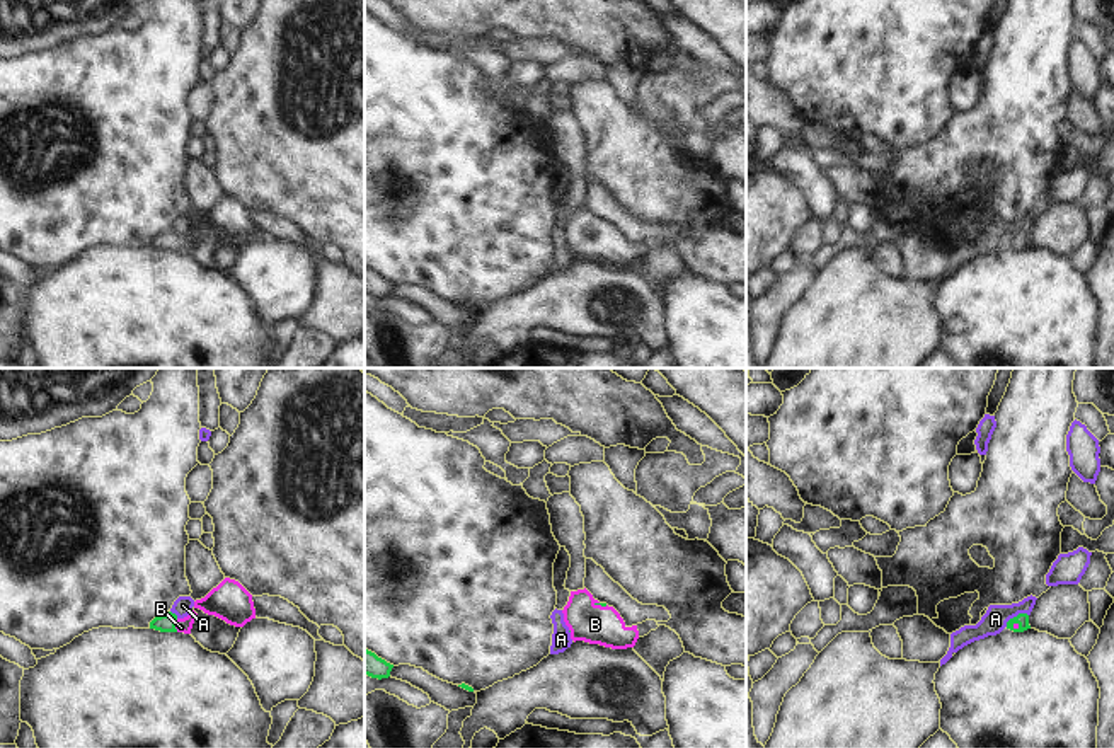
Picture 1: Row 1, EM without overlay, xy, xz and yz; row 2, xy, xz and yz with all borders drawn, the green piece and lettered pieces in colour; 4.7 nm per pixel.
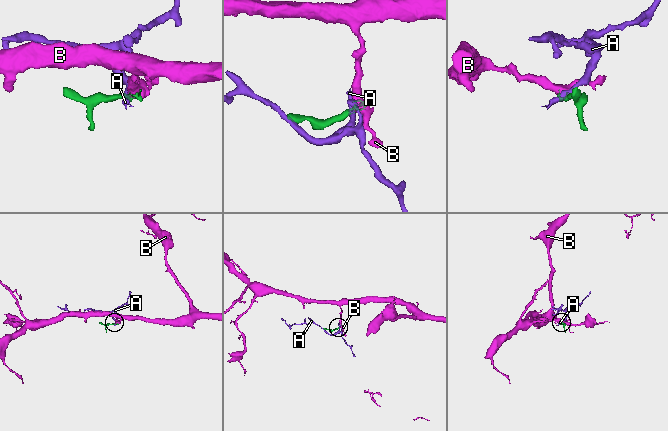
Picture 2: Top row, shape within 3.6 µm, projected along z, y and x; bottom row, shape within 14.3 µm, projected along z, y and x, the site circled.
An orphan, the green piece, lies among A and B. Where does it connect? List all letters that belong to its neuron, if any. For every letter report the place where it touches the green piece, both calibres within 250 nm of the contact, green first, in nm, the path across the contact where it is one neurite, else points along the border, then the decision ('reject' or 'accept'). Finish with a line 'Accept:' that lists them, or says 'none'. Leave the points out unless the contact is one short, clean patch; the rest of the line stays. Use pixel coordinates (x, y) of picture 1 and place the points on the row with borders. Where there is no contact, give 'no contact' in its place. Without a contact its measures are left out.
A: yz (1017, 615) | 60/120 nm | along yz (1027, 614), (1017, 614), (1005, 626) | reject
B: xy (174, 626) | 80/70 nm | across xy (166, 622), (174, 626), (184, 624) | accept
Accept: B

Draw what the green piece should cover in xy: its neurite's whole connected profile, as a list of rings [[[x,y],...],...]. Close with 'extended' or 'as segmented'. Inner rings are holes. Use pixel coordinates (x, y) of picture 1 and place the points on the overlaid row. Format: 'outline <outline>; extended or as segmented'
outline [[[194,610],[184,619],[179,619],[175,613],[167,612],[165,615],[155,617],[150,622],[150,629],[155,629],[155,630],[160,630],[160,632],[191,634],[191,629],[192,629],[196,617],[198,617],[198,613]]]; extended

